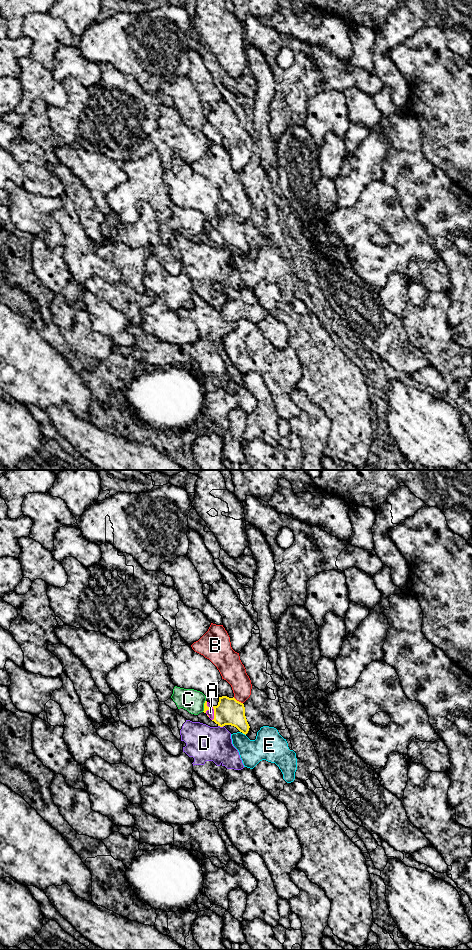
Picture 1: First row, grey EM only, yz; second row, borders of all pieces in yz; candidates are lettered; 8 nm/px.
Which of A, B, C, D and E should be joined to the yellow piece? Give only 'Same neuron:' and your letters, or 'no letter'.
Same neuron: A

